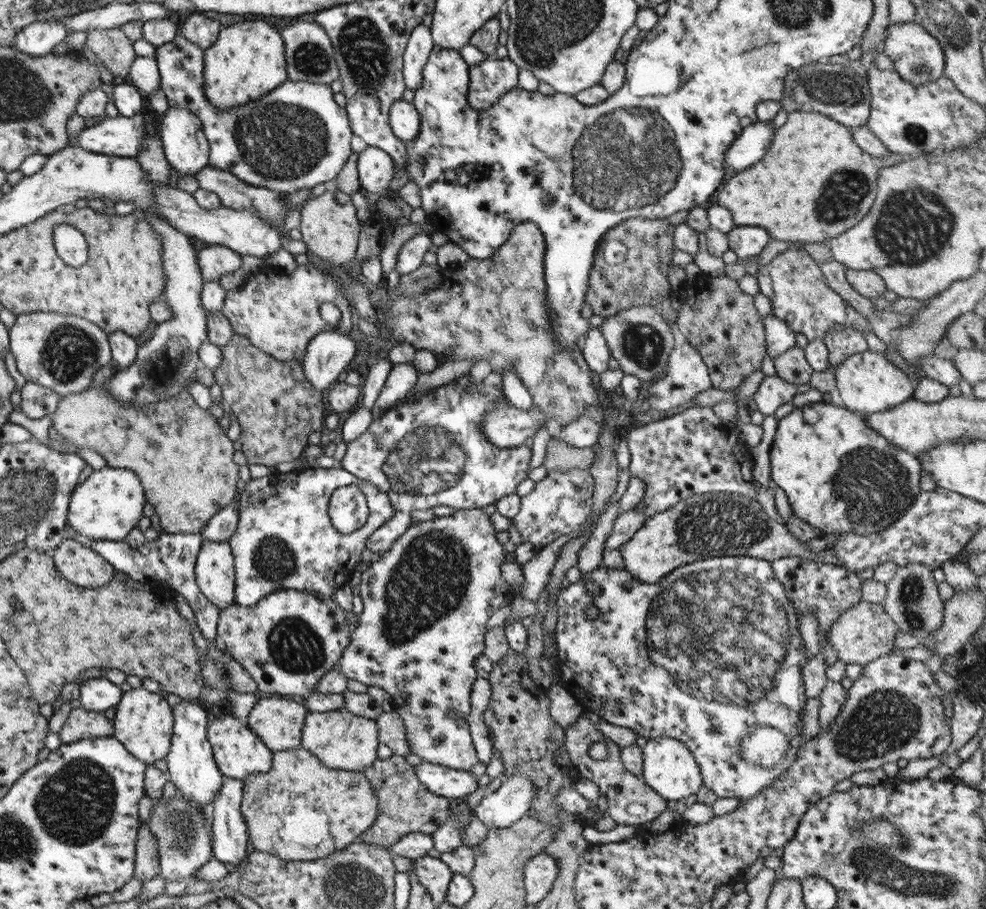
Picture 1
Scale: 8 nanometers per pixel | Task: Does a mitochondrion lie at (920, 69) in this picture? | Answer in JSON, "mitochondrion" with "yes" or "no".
{"mitochondrion":"yes"}

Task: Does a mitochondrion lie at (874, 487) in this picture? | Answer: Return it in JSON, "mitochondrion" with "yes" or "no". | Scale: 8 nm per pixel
{"mitochondrion":"yes"}

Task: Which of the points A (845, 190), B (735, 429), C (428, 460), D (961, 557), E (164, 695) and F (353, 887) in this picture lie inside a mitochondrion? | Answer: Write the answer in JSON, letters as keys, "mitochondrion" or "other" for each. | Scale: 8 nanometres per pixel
{"A":"mitochondrion","B":"other","C":"mitochondrion","D":"other","E":"other","F":"mitochondrion"}

